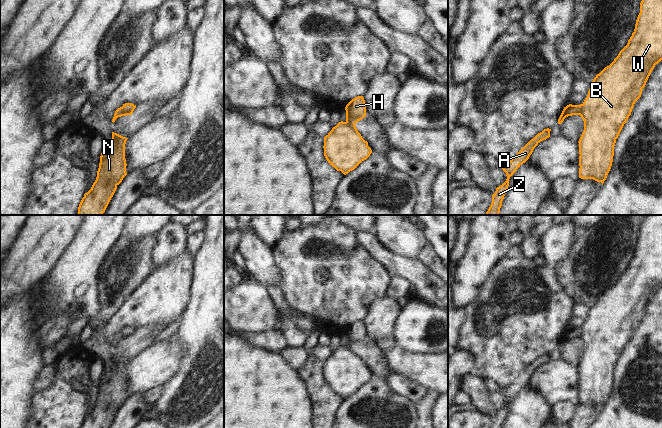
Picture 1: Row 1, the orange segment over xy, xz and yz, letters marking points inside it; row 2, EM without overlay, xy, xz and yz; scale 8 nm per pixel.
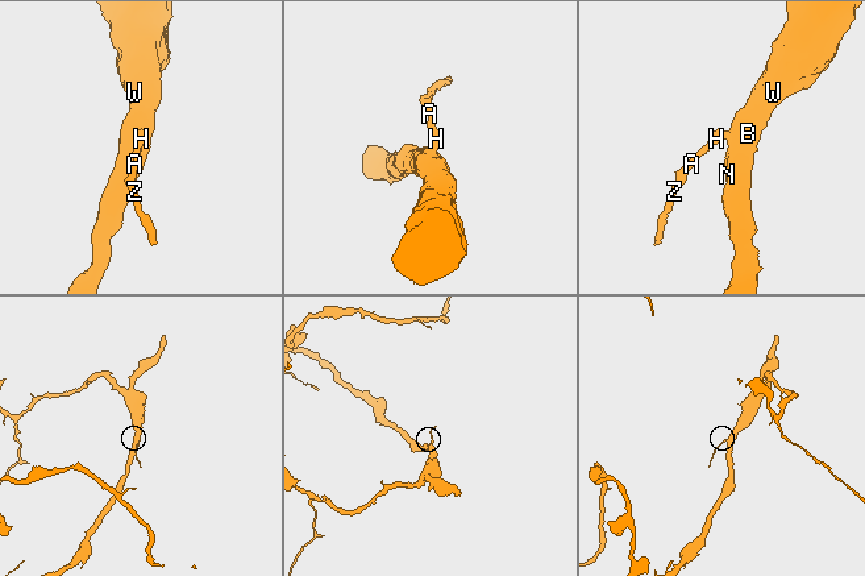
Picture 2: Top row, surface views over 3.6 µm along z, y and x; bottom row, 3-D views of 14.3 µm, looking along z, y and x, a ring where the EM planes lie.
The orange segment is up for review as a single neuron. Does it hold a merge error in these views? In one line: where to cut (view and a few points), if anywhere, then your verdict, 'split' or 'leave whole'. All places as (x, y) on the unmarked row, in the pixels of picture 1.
cut in yz along (582, 328), (582, 335), (579, 338); split

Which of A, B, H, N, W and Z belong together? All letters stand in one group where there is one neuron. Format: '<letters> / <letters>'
A H Z / B N W

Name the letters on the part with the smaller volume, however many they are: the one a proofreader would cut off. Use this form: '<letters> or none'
A, H, Z

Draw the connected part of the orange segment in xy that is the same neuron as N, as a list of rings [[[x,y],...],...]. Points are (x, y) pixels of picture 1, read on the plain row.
[[[112,356],[112,366],[100,380],[97,401],[80,428],[109,428],[117,410],[127,399],[125,368],[128,362]]]

